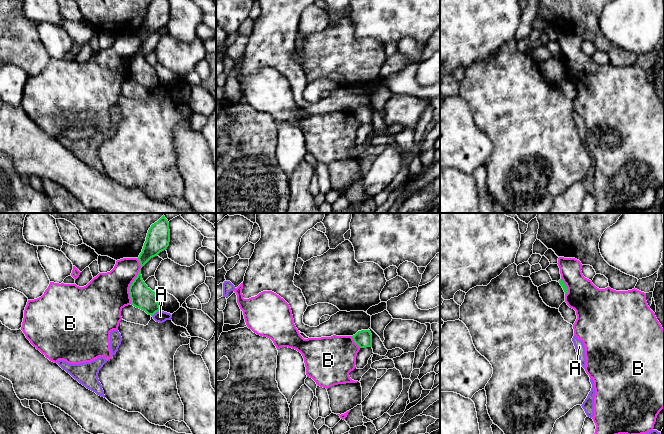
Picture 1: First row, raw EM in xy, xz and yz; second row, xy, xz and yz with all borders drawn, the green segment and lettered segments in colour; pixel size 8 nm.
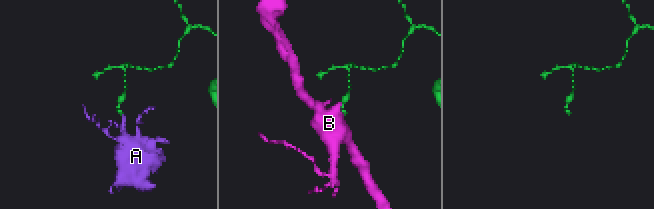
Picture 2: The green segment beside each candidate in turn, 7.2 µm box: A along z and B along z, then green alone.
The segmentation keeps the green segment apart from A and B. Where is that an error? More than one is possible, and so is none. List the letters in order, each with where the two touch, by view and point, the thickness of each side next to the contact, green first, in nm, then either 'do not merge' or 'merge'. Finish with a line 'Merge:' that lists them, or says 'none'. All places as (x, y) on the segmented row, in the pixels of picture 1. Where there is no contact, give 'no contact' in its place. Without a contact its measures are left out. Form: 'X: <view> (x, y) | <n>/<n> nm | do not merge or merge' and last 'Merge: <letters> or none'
A: xy (155, 312) | 190/90 nm | do not merge
B: xy (133, 281) | 190/340 nm | do not merge
Merge: none

